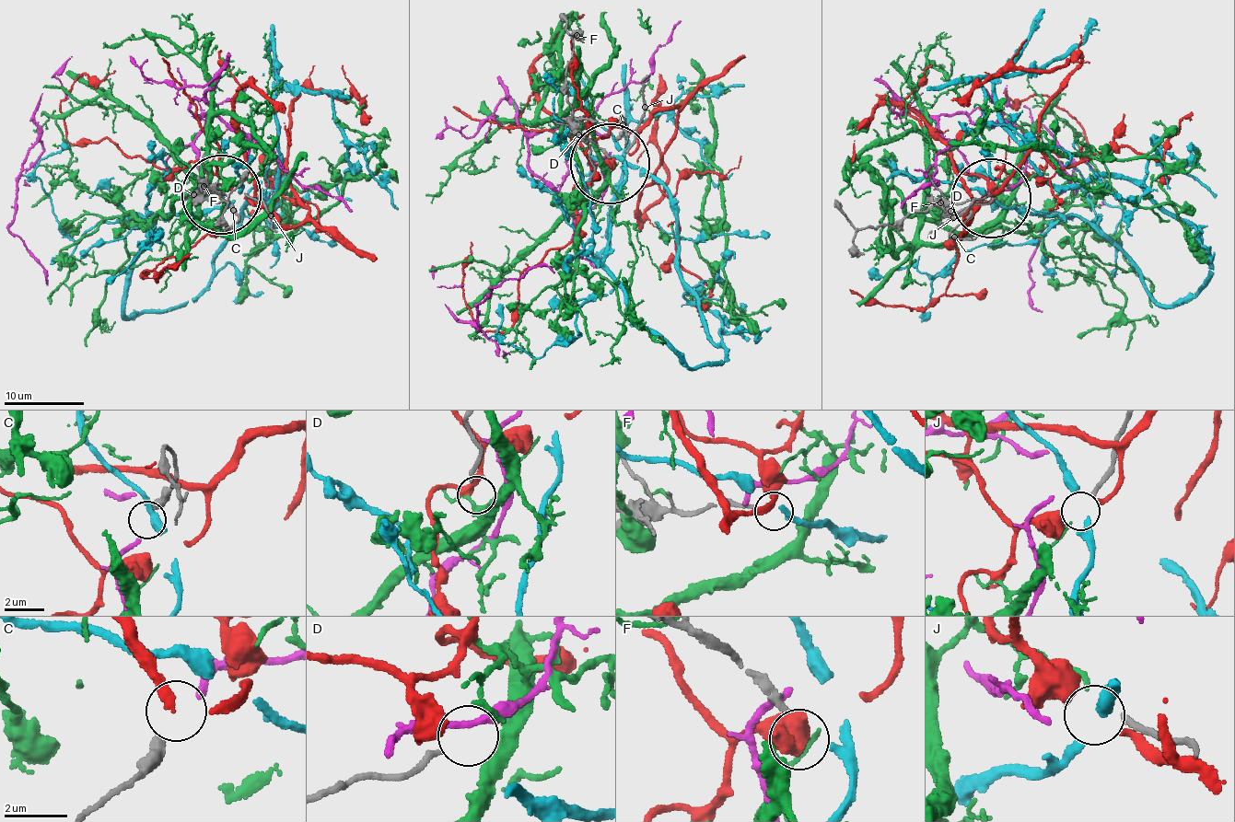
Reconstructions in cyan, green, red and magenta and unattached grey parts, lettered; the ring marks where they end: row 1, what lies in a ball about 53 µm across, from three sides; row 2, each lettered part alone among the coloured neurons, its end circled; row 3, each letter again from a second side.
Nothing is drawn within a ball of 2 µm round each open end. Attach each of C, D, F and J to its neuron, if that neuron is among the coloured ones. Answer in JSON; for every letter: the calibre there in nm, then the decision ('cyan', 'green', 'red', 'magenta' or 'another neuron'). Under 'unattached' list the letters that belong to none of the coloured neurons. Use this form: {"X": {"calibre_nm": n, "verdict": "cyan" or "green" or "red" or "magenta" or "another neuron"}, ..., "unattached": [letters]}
{"C": {"calibre_nm": 400, "verdict": "magenta"}, "D": {"calibre_nm": 190, "verdict": "another neuron"}, "F": {"calibre_nm": 180, "verdict": "cyan"}, "J": {"calibre_nm": 200, "verdict": "another neuron"}, "unattached": ["D", "J"]}

